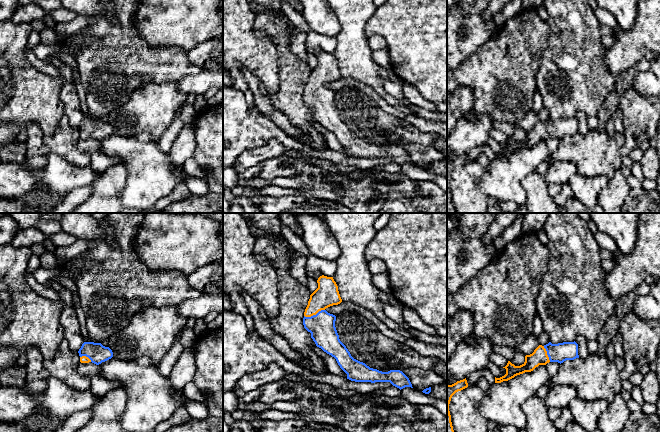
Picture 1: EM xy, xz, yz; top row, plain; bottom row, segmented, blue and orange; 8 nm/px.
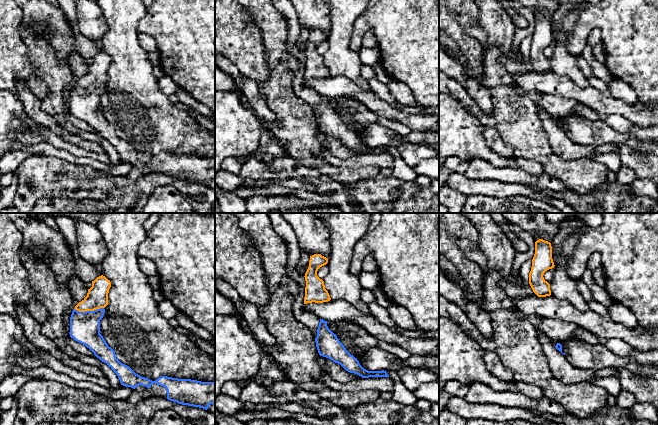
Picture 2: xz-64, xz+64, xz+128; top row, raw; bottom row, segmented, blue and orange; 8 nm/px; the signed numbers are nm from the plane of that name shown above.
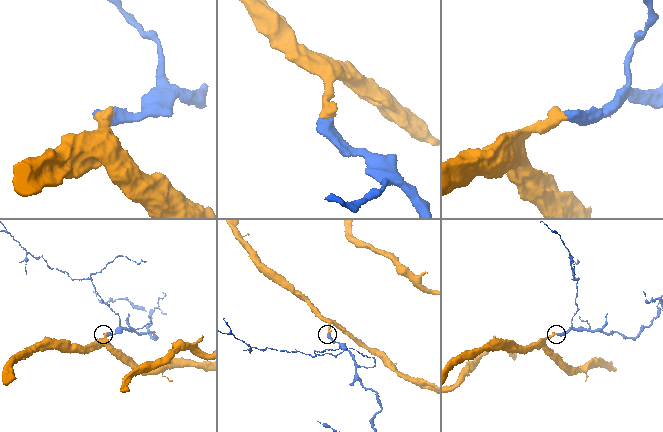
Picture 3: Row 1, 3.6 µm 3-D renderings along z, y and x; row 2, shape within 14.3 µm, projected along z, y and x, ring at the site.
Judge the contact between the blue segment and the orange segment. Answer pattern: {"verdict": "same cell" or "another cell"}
{"verdict": "same cell"}

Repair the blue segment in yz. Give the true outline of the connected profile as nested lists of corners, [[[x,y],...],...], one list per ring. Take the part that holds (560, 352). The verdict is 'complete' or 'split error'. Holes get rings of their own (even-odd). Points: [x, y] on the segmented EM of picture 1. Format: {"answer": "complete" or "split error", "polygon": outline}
{"answer": "split error", "polygon": [[[563,342],[558,344],[539,345],[532,354],[525,356],[525,362],[520,366],[515,366],[510,361],[503,368],[506,374],[500,378],[495,377],[495,383],[508,381],[517,375],[531,372],[539,365],[546,365],[549,362],[563,363],[566,360],[579,358],[578,344],[574,342]]]}

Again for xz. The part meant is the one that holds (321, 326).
{"answer": "split error", "polygon": [[[320,276],[317,280],[318,288],[310,295],[308,305],[304,312],[303,325],[304,328],[311,333],[311,338],[316,346],[324,352],[334,357],[340,368],[347,374],[347,379],[355,382],[390,382],[393,386],[400,390],[405,387],[412,387],[409,378],[400,370],[390,370],[382,372],[377,369],[370,368],[365,363],[354,359],[346,346],[340,341],[339,335],[335,327],[336,316],[328,313],[325,309],[338,305],[342,302],[338,286],[333,277]]]}

